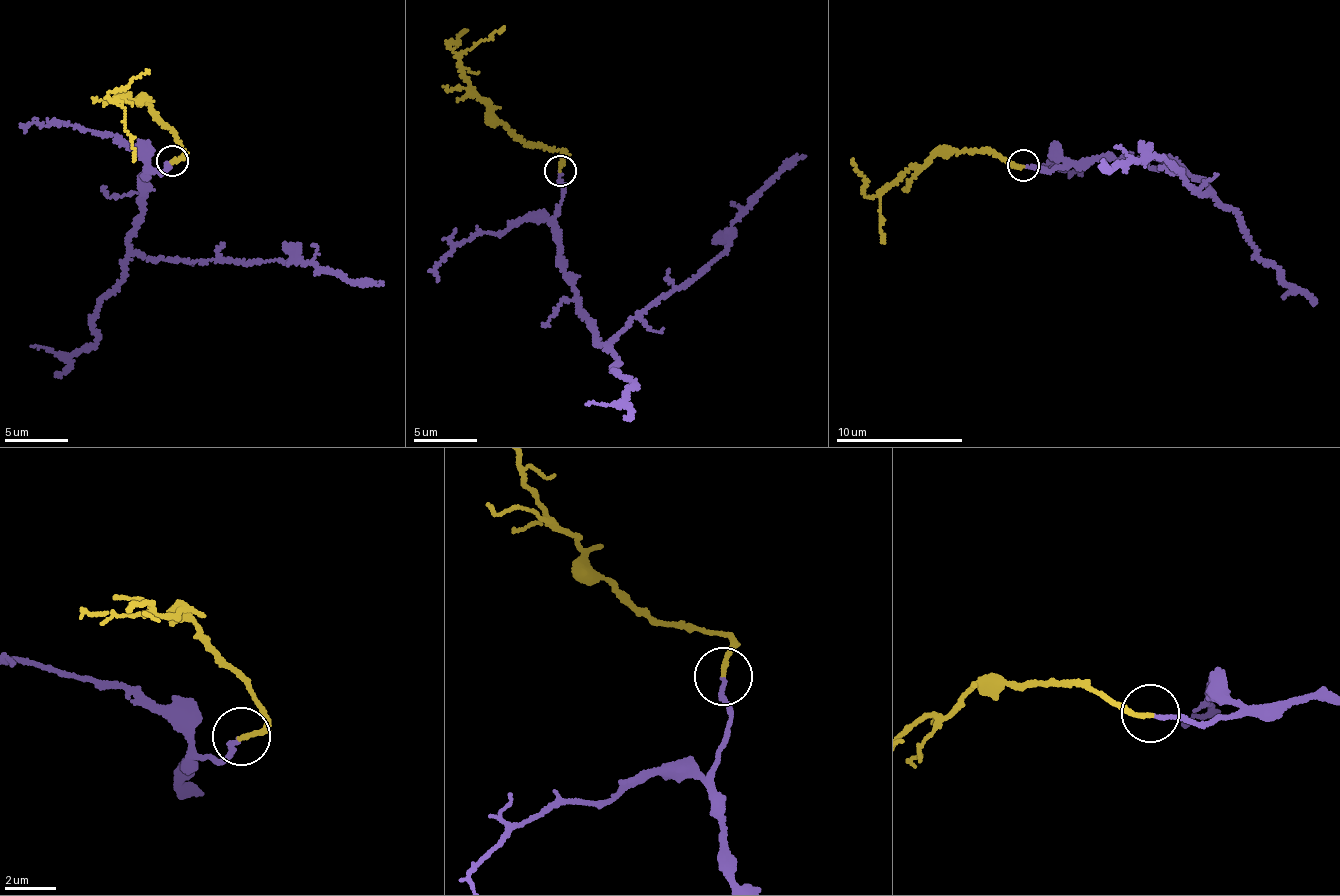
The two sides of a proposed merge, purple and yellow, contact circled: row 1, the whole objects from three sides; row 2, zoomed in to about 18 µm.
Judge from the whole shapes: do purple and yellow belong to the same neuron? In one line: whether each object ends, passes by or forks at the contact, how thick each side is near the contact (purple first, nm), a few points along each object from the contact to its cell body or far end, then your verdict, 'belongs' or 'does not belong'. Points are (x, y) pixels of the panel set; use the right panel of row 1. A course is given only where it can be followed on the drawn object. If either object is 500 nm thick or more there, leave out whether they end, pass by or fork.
purple ends | yellow ends | 150/170 nm | purple via (1023, 166), (1053, 171), (1103, 157), (1167, 160), (1209, 186), (1202, 194), (1163, 158), (1109, 170), (1103, 163) | yellow via (1023, 166), (1007, 164), (983, 150), (973, 152), (952, 150), (912, 168), (880, 195), (884, 243) | belongs

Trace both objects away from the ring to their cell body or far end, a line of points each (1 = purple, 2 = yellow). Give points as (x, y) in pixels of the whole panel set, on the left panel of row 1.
1: (171, 161), (159, 174), (149, 171), (138, 182), (131, 245), (153, 259), (299, 259), (358, 285), (383, 285)
2: (171, 161), (182, 157), (182, 149), (169, 127), (149, 105), (126, 96), (116, 103), (125, 108), (133, 161)

